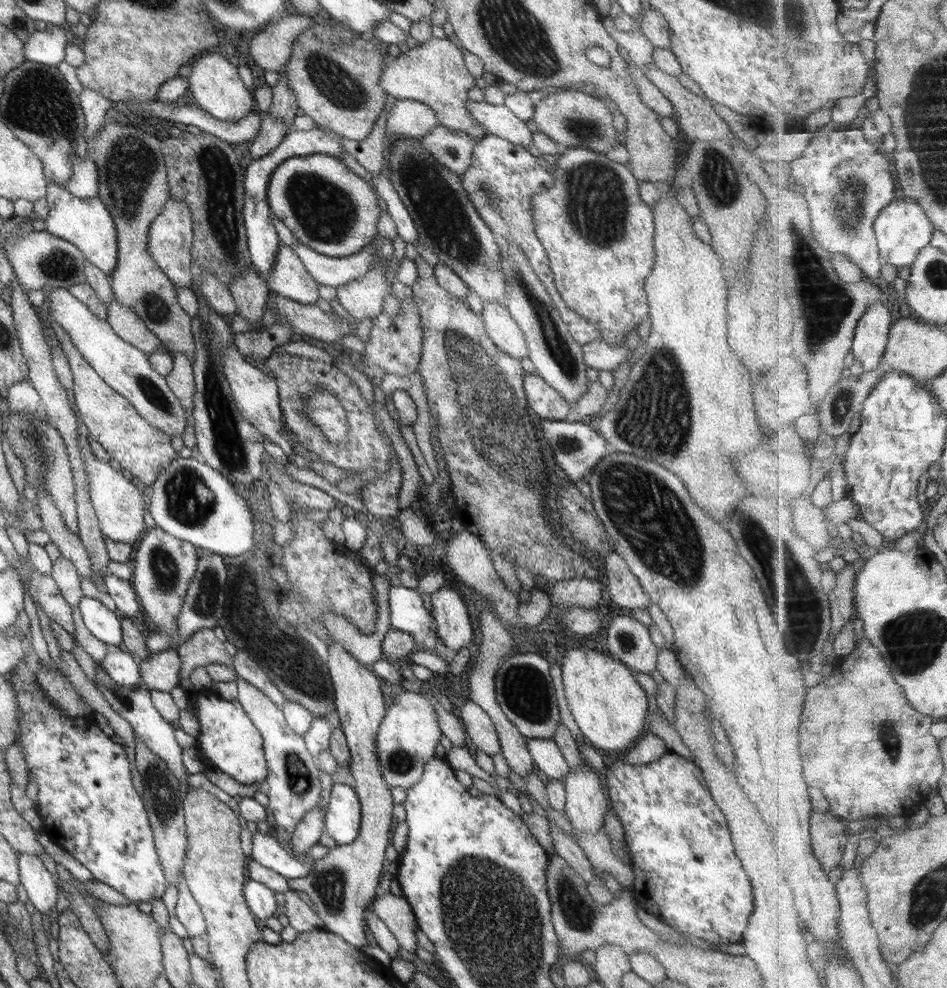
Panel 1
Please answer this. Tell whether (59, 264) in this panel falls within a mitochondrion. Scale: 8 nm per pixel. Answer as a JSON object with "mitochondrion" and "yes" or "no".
{"mitochondrion":"yes"}

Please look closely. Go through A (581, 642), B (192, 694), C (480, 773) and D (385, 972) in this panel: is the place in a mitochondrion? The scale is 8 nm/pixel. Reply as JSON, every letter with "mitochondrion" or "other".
{"A":"other","B":"other","C":"other","D":"other"}

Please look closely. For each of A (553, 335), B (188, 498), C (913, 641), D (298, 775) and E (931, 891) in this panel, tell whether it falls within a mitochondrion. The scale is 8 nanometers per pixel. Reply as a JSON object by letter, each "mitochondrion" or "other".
{"A":"mitochondrion","B":"mitochondrion","C":"mitochondrion","D":"mitochondrion","E":"mitochondrion"}

